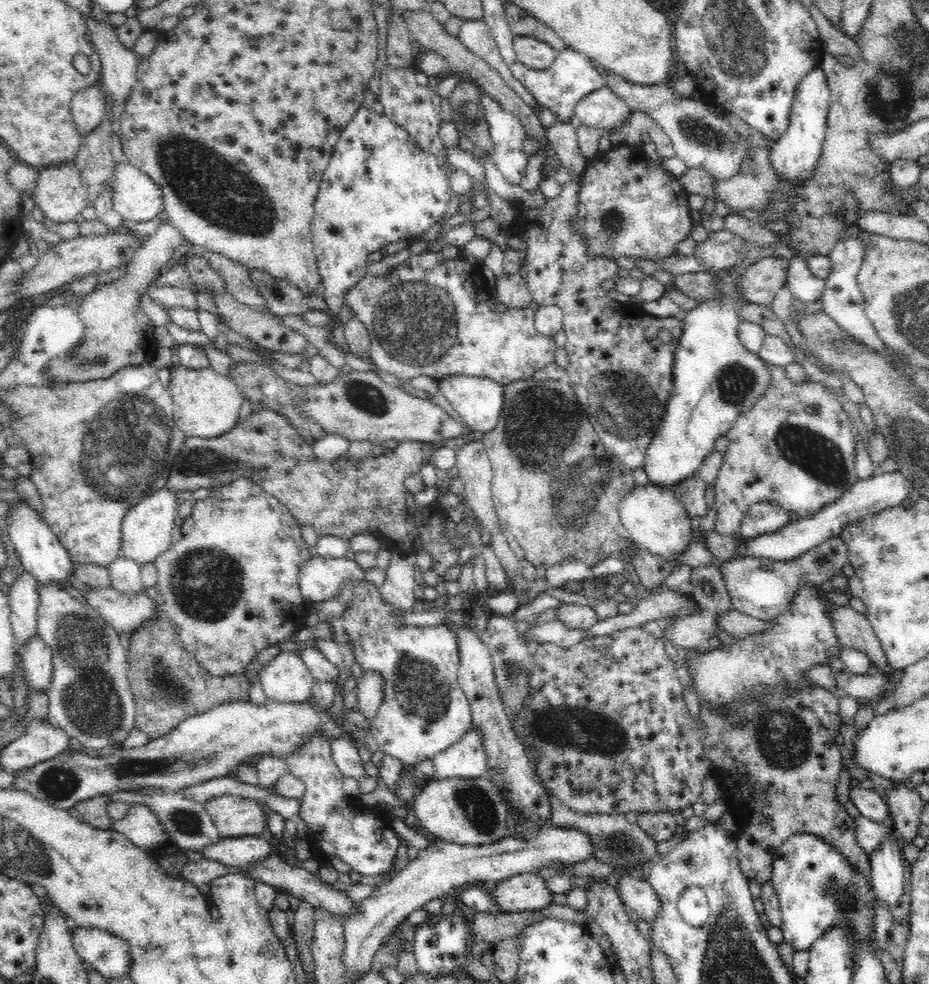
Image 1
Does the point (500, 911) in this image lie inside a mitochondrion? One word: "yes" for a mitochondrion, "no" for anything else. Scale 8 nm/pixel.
no

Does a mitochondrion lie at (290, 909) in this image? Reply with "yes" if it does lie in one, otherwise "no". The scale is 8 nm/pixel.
no

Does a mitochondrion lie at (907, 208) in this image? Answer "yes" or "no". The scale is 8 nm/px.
no

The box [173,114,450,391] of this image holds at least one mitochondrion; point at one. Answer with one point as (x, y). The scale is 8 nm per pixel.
(275, 291)

